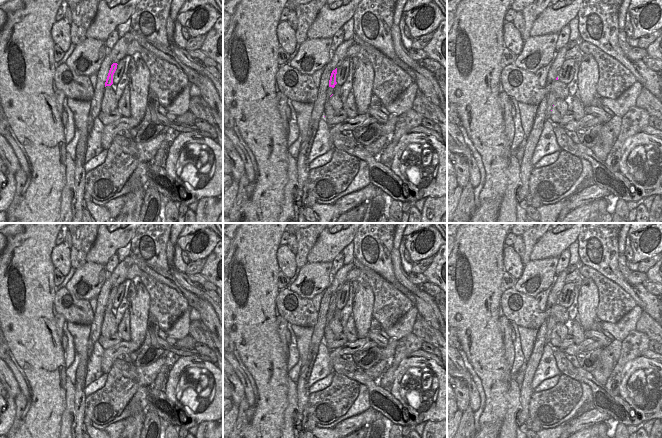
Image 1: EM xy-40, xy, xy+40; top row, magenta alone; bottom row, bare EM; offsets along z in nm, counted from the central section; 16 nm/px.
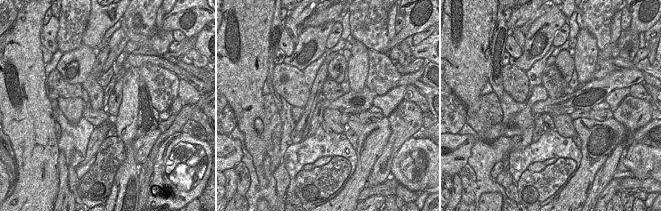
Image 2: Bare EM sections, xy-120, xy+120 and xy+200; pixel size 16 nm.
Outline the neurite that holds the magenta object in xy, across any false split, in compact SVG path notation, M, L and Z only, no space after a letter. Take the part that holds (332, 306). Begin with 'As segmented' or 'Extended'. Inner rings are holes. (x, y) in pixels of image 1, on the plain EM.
Extended. M337 292L333 294L331 297L329 310L326 317L326 324L328 324L333 318L337 318L340 321L342 319L342 312L336 306L336 298L337 298Z

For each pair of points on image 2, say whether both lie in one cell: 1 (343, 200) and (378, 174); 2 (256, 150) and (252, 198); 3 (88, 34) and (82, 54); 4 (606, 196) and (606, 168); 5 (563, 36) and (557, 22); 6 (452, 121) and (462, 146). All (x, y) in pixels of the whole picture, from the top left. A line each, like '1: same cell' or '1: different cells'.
1: different cells
2: different cells
3: different cells
4: different cells
5: different cells
6: different cells

